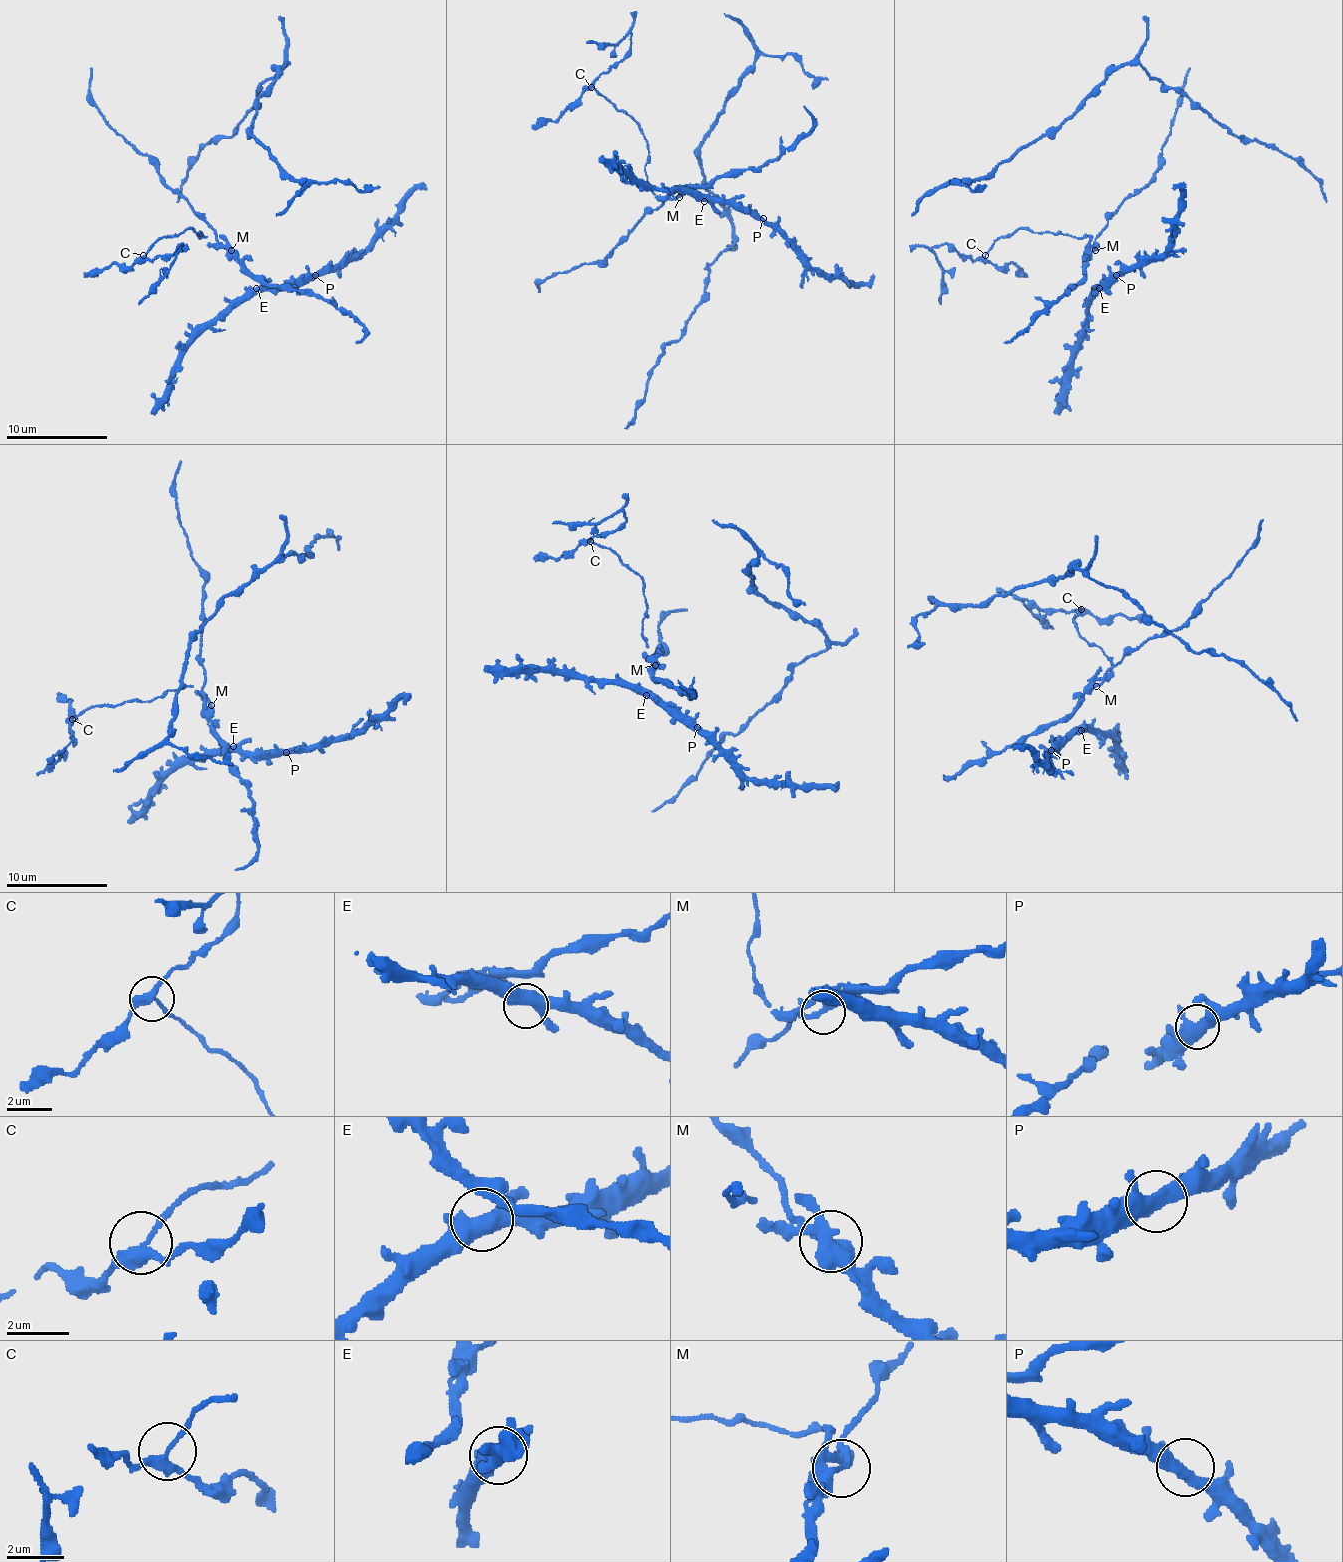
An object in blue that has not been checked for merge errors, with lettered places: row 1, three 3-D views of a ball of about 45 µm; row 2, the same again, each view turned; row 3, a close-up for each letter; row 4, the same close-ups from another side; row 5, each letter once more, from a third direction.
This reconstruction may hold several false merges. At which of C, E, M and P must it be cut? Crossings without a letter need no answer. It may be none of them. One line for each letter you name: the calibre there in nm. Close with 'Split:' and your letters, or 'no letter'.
C: 280 nm thick
M: 340 nm thick
Split: C, M

